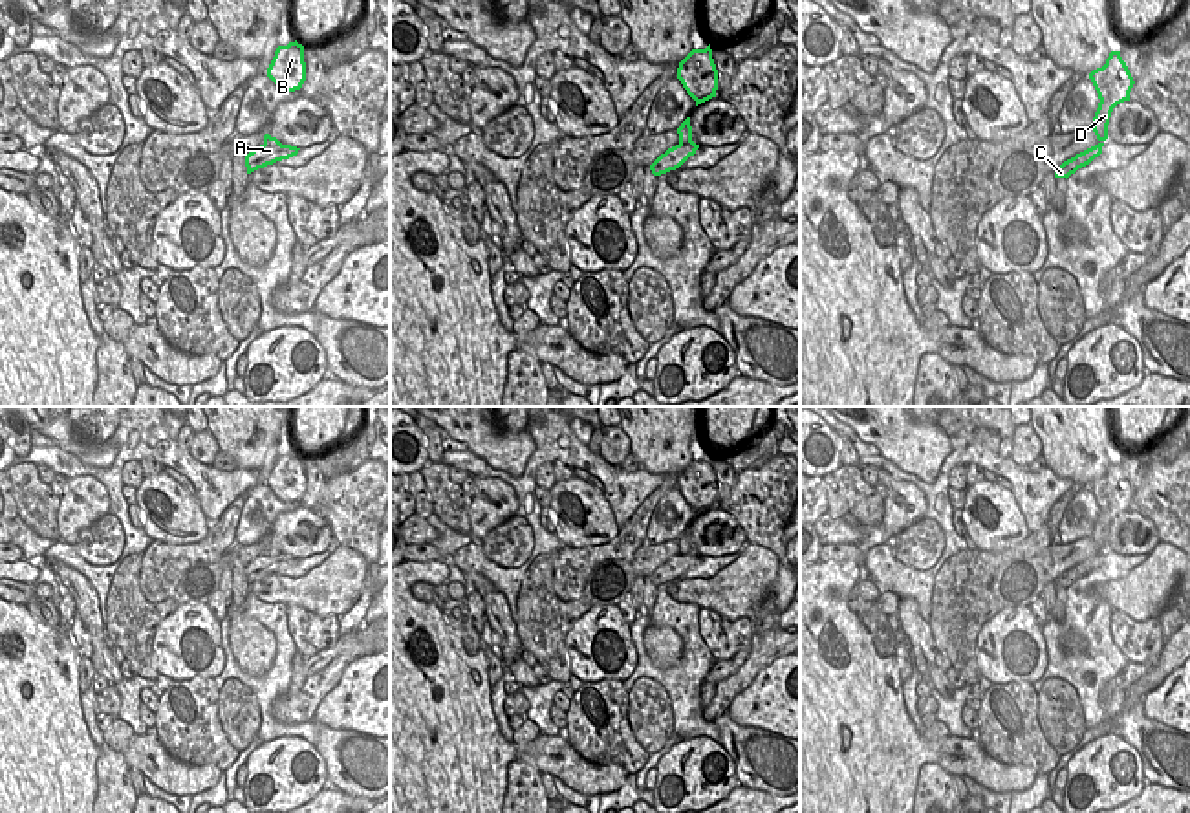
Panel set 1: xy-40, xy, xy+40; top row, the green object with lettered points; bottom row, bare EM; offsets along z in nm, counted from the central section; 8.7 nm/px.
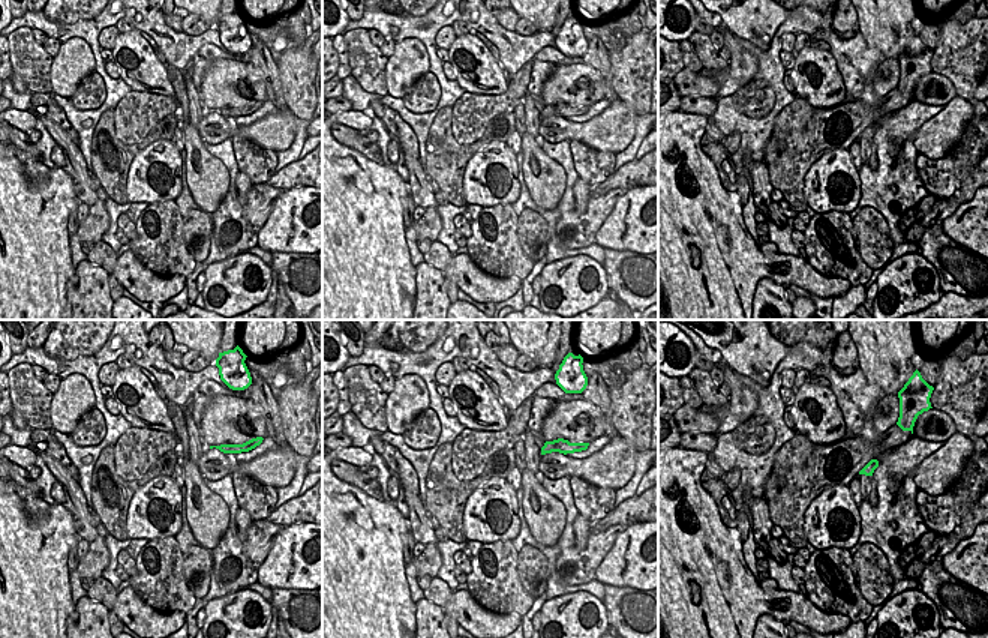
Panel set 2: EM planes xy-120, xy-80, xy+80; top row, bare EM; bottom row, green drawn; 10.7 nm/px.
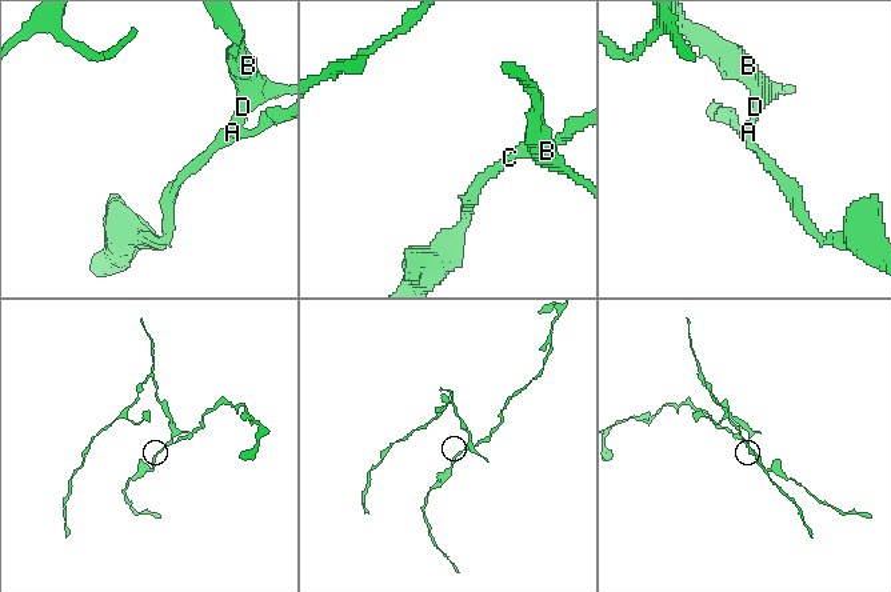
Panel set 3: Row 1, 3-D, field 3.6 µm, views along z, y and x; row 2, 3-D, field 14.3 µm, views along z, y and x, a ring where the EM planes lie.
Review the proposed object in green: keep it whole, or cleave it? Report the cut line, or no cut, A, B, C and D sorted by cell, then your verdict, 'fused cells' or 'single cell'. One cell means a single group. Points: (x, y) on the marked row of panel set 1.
cut xy (680, 141), (692, 143); groups A C / B D; fused cells

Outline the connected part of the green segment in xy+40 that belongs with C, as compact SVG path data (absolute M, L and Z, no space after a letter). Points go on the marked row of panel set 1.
M1098 143L1080 154L1076 154L1075 157L1064 161L1056 170L1055 170L1055 178L1069 178L1071 174L1075 174L1078 168L1089 165L1095 157L1098 157L1102 154L1102 146L1104 143Z

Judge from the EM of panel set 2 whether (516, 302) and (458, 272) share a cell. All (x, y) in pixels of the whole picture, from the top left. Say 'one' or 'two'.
two

